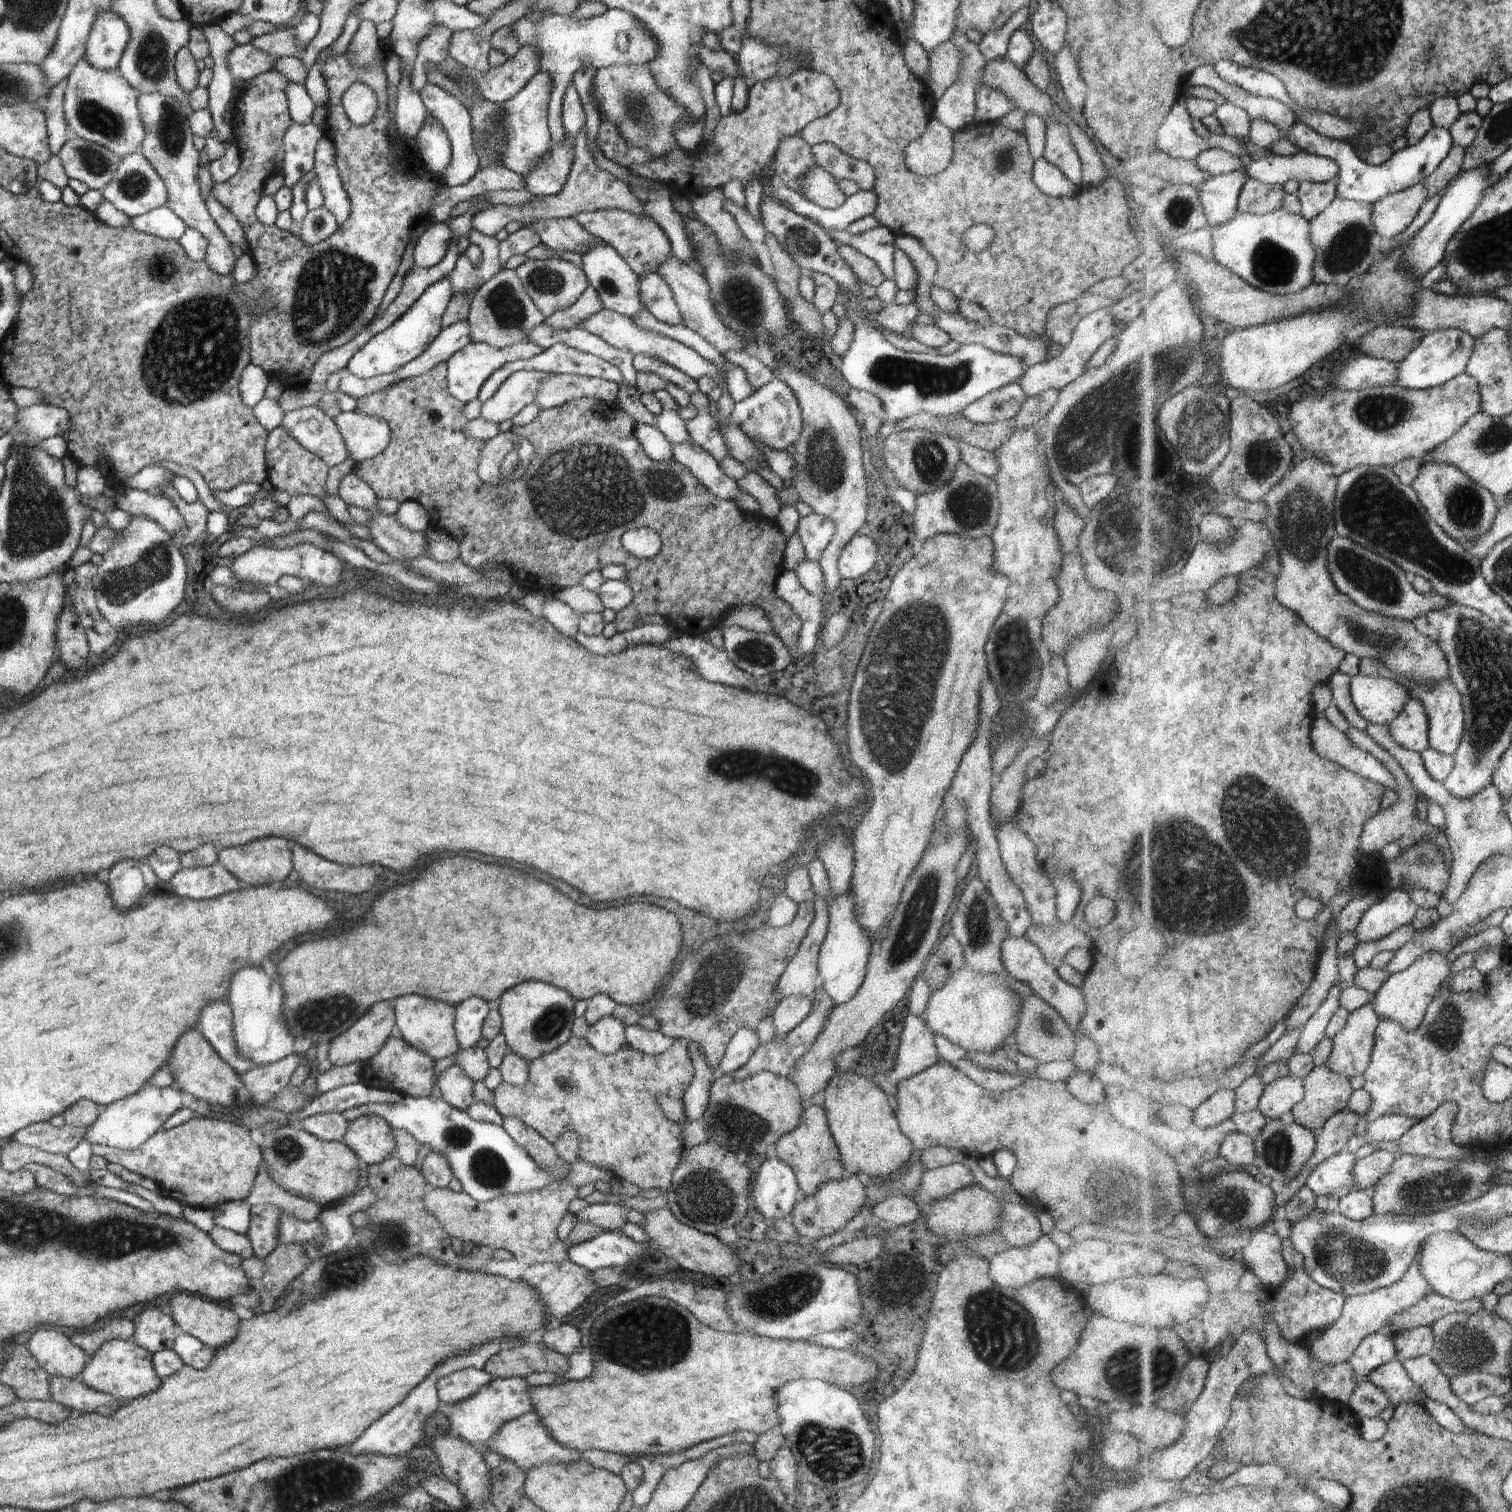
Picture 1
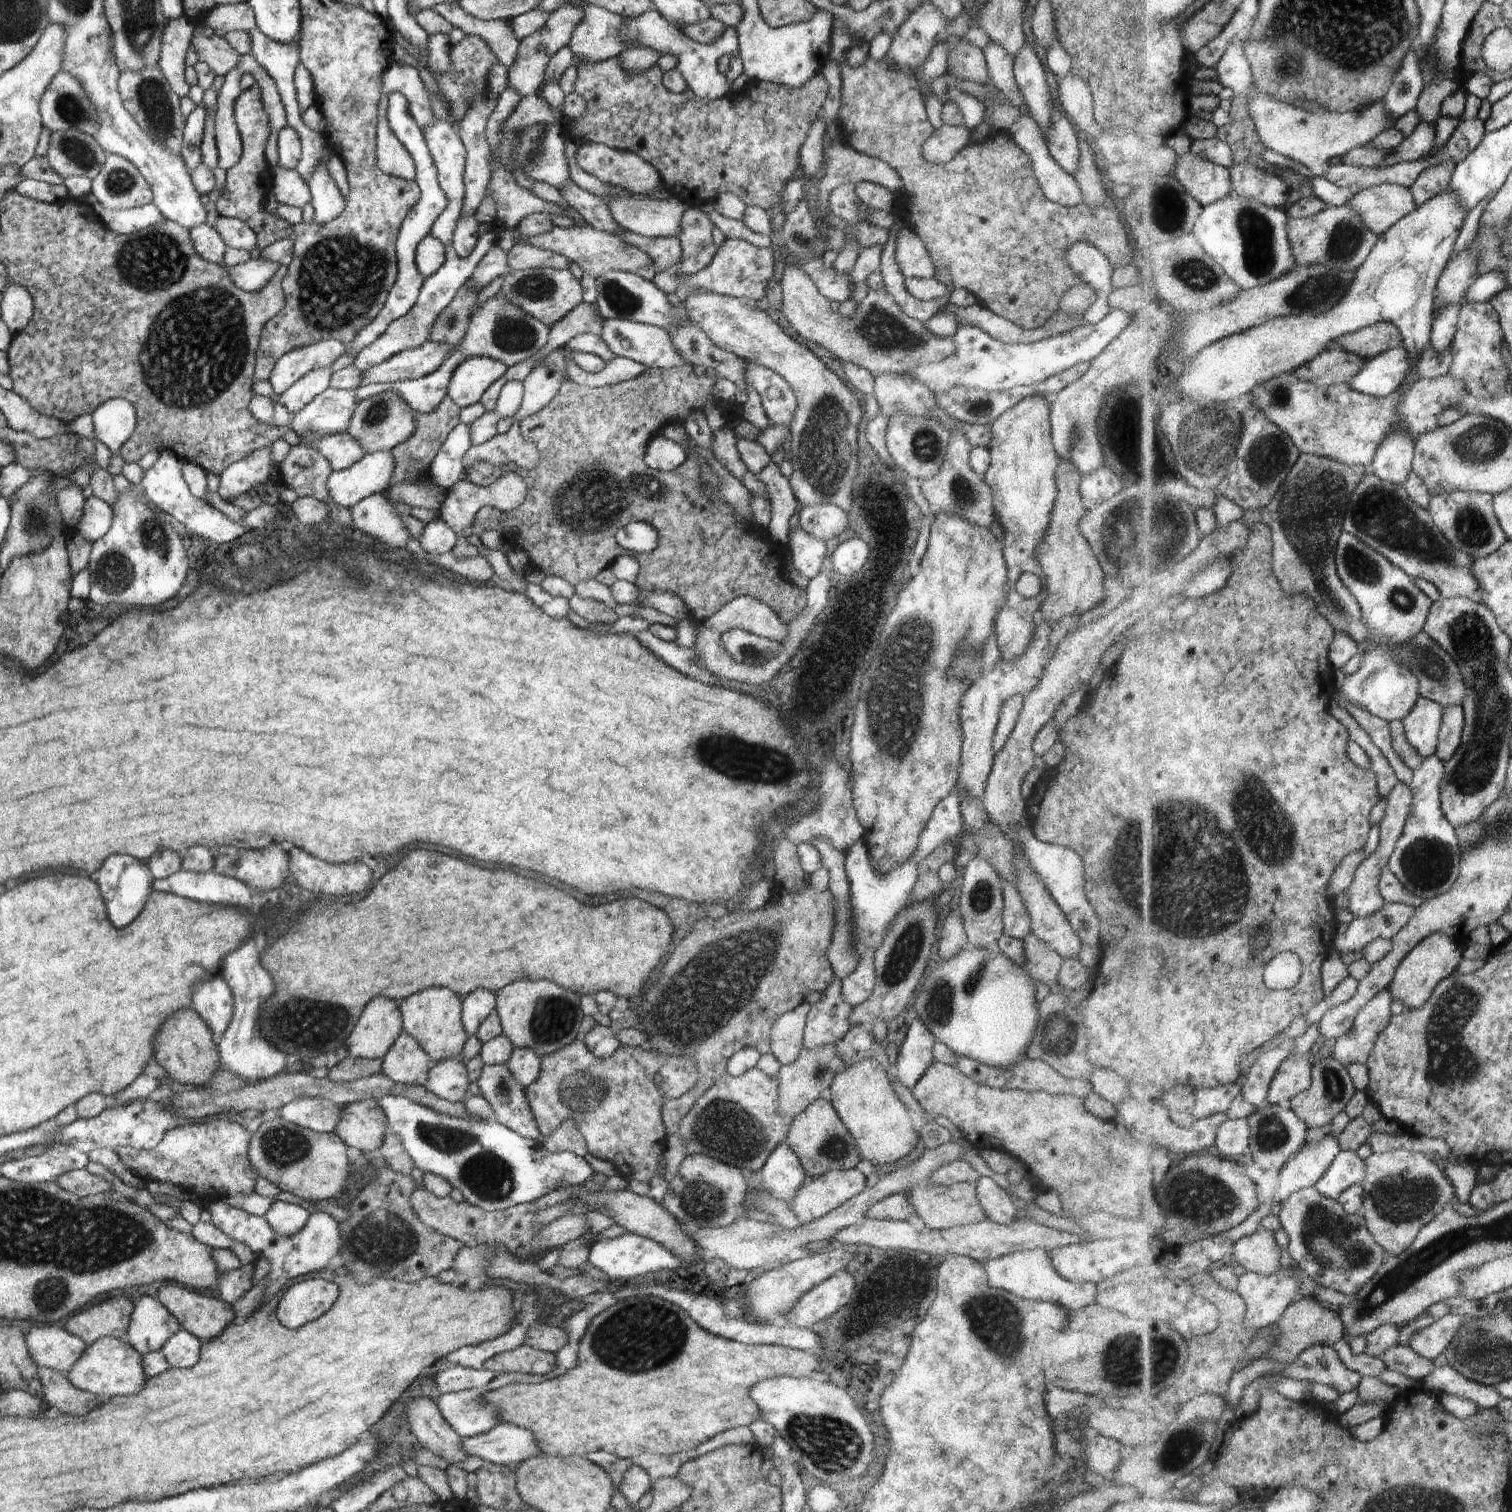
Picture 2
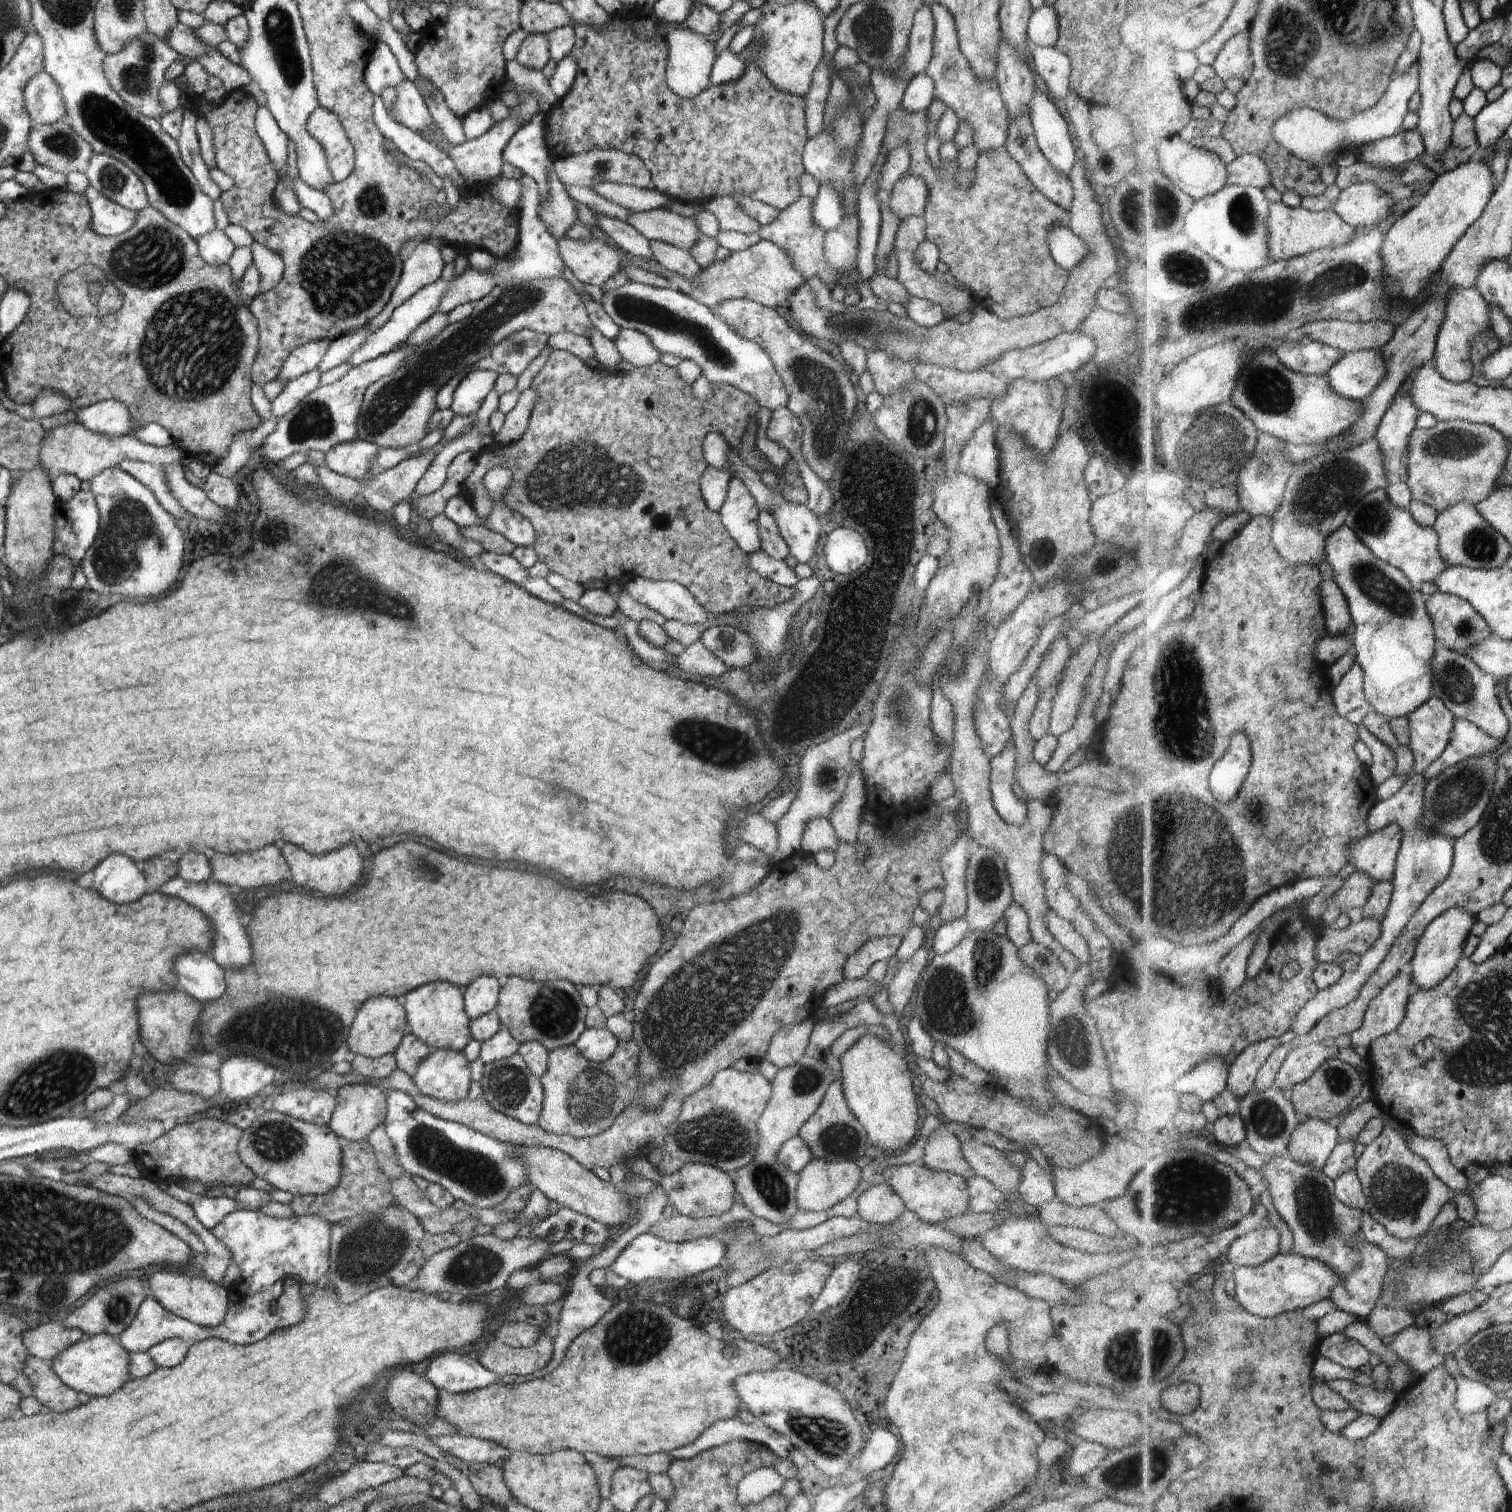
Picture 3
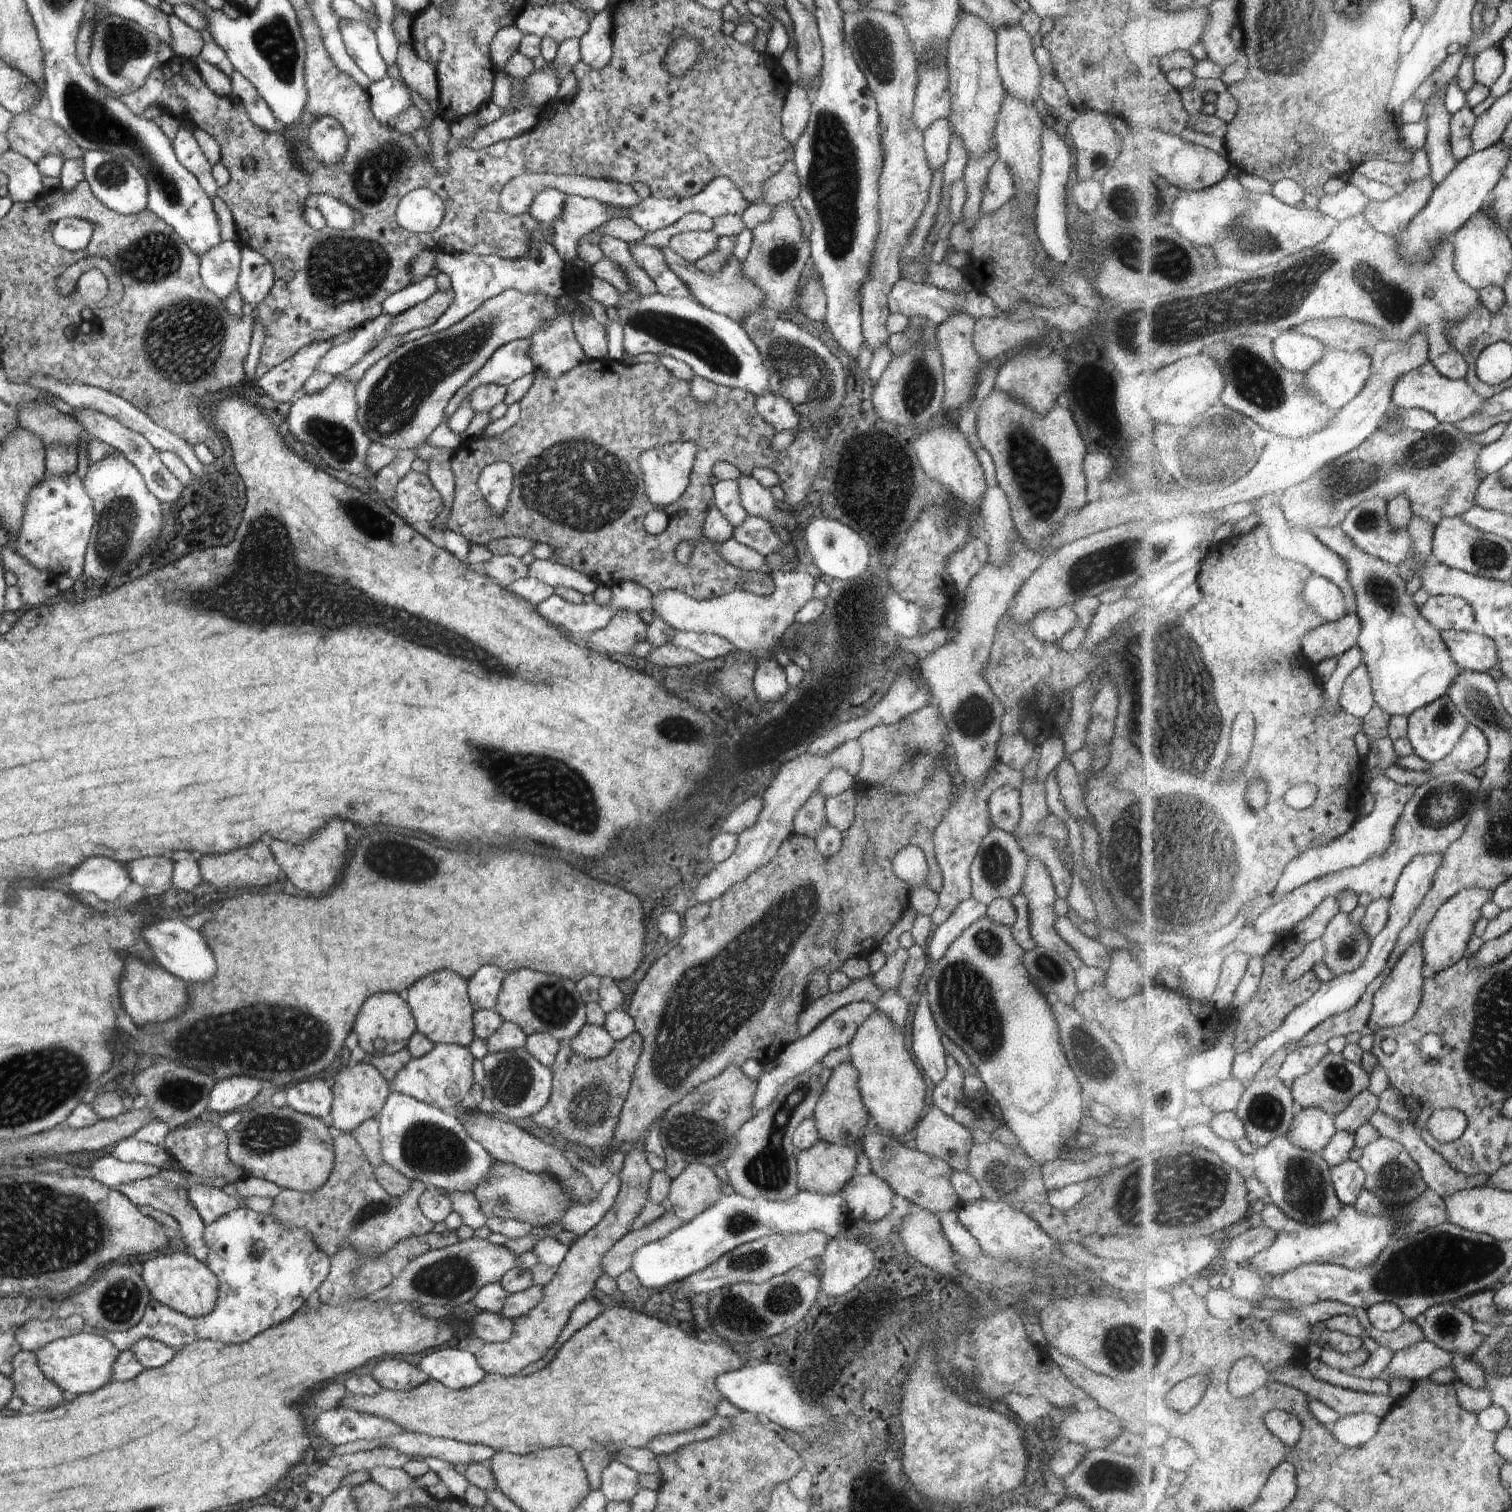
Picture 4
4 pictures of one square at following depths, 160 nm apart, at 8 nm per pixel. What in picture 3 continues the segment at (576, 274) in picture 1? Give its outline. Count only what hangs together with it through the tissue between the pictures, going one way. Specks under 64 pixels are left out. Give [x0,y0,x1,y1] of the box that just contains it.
[357,276,594,450]

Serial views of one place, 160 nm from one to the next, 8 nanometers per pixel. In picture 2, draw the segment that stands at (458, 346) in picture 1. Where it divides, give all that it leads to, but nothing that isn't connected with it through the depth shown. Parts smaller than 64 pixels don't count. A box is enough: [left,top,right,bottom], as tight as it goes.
[360,341,450,386]

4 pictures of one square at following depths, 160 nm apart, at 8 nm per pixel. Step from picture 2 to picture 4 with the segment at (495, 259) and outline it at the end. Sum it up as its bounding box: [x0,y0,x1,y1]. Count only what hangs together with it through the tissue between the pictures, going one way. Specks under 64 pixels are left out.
[382,288,455,339]

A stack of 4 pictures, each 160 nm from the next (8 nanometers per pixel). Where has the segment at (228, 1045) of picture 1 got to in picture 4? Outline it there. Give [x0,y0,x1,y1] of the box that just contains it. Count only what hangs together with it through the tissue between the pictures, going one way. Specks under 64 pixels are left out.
[142,918,216,984]

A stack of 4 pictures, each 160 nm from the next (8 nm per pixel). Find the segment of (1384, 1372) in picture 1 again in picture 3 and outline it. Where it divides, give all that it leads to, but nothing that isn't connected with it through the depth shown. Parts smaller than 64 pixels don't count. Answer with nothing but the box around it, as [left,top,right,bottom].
[1319,1332,1372,1371]

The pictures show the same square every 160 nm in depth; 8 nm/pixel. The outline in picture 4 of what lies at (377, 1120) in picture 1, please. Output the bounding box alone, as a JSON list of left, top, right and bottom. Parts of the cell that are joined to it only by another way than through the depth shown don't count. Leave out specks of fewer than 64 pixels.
[329,1063,392,1133]

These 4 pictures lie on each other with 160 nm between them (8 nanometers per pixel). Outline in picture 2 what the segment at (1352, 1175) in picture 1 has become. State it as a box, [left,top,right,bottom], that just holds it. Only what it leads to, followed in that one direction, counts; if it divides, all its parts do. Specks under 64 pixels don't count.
[1276,1130,1342,1202]

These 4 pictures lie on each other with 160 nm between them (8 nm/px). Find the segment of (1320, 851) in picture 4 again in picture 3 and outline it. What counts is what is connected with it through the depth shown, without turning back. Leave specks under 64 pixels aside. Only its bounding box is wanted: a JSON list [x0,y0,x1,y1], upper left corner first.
[1350,718,1502,882]

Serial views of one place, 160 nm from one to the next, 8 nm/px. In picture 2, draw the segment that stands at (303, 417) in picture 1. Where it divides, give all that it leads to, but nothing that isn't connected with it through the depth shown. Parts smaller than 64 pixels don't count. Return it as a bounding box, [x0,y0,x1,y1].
[301,434,367,471]

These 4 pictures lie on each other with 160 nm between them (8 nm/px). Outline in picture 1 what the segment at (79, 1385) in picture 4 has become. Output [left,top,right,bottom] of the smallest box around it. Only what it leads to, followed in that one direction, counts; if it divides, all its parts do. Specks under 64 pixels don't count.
[81,1339,160,1402]

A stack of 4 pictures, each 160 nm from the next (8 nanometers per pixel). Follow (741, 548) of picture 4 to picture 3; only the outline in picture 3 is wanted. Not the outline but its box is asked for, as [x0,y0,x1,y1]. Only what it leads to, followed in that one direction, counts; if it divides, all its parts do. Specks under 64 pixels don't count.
[747,551,799,587]

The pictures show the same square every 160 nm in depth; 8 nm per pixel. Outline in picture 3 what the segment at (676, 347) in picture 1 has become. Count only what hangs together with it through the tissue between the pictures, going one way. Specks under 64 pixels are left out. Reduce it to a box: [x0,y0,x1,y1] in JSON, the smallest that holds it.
[612,329,660,367]

